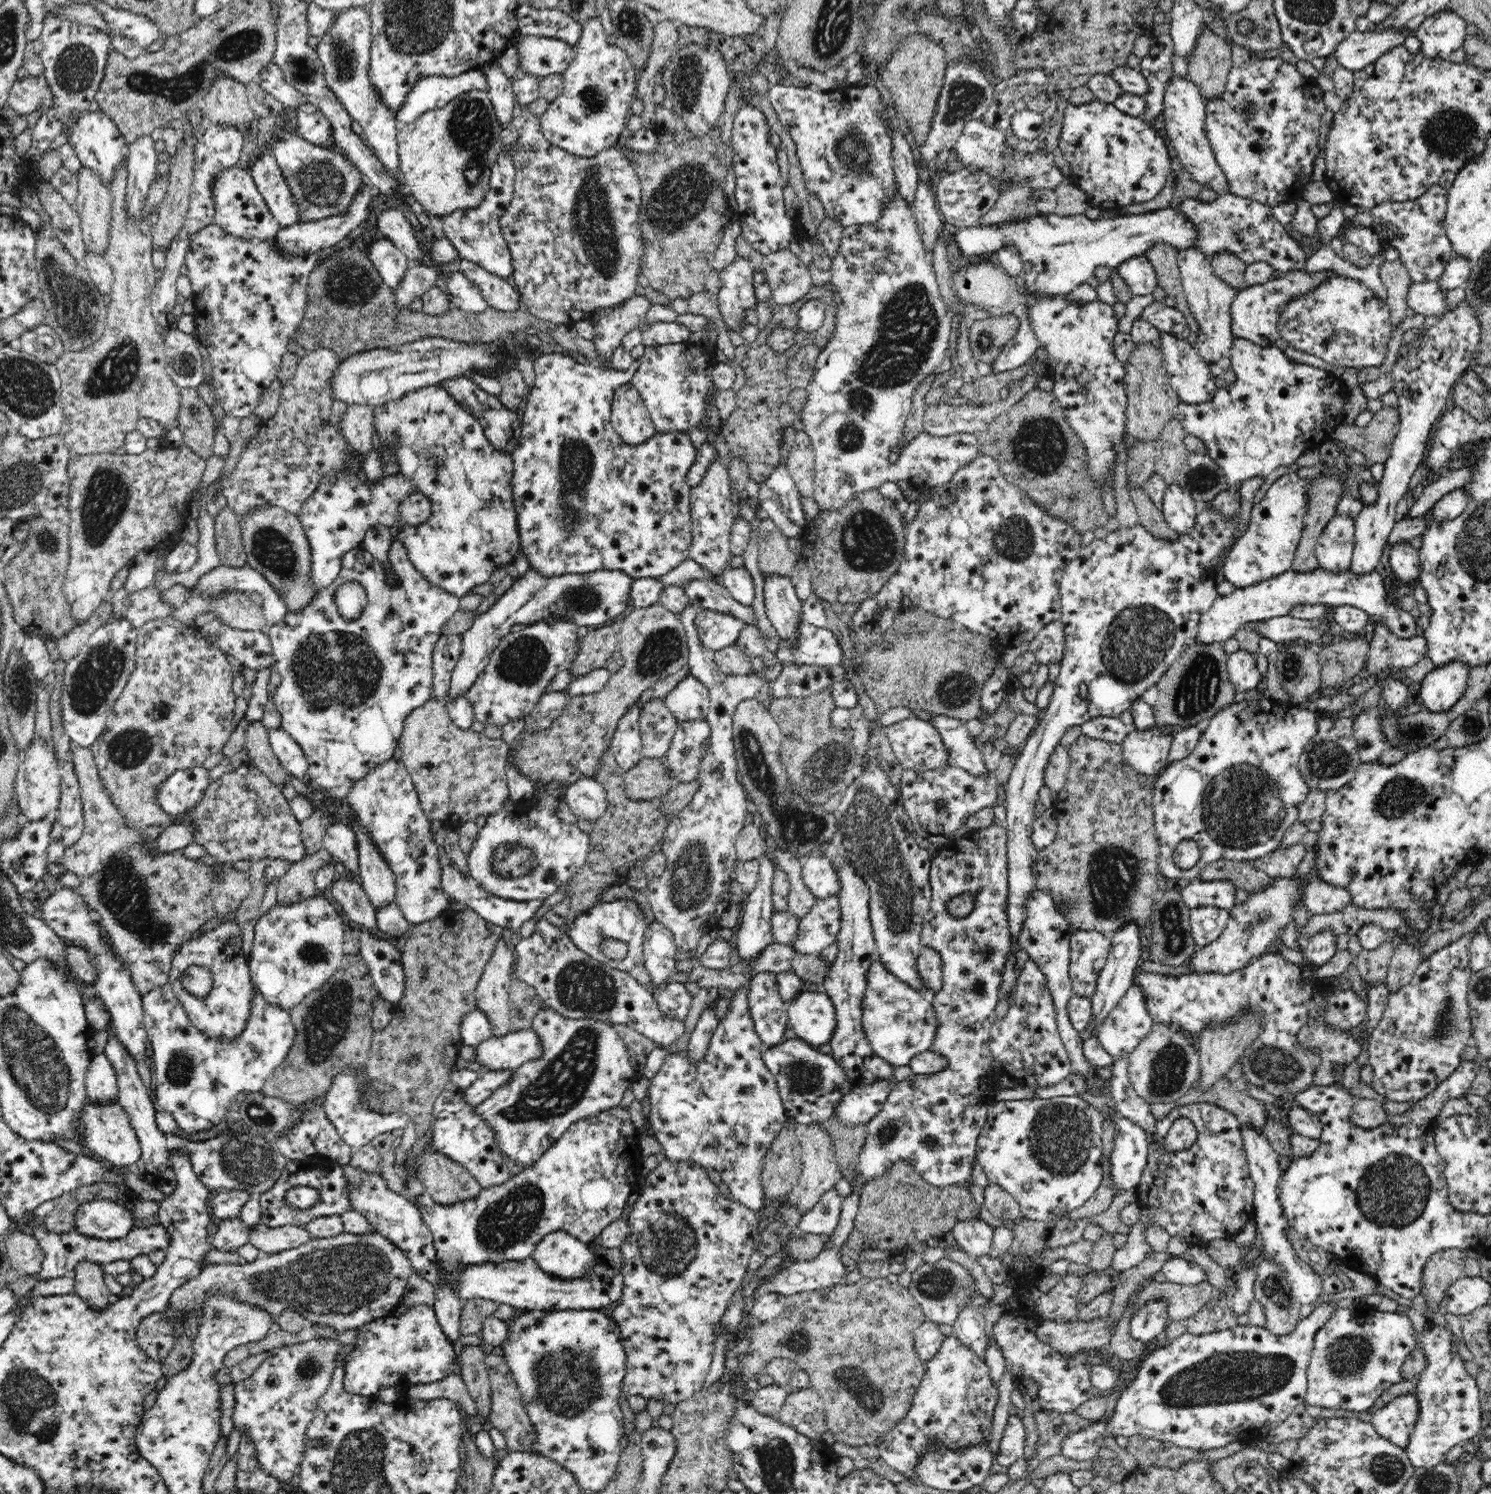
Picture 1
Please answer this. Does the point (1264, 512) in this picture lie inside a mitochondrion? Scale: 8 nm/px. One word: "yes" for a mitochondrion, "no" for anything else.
no

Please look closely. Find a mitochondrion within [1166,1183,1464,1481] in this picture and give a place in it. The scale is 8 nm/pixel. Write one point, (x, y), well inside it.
(1348, 1357)

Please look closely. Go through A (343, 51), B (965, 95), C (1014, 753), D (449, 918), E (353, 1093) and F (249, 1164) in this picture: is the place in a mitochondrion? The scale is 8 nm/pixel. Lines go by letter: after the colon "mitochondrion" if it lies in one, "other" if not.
A: mitochondrion
B: mitochondrion
C: other
D: other
E: other
F: mitochondrion

